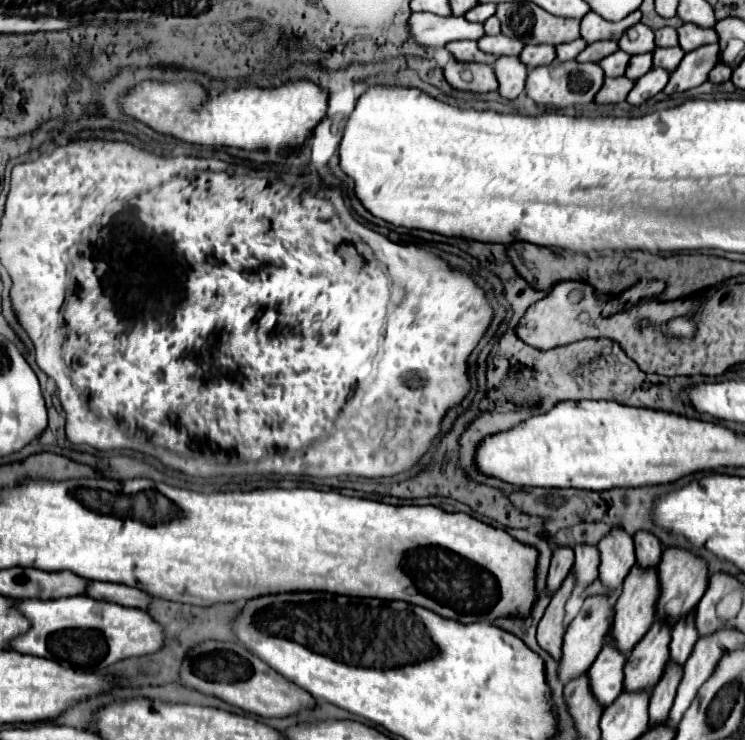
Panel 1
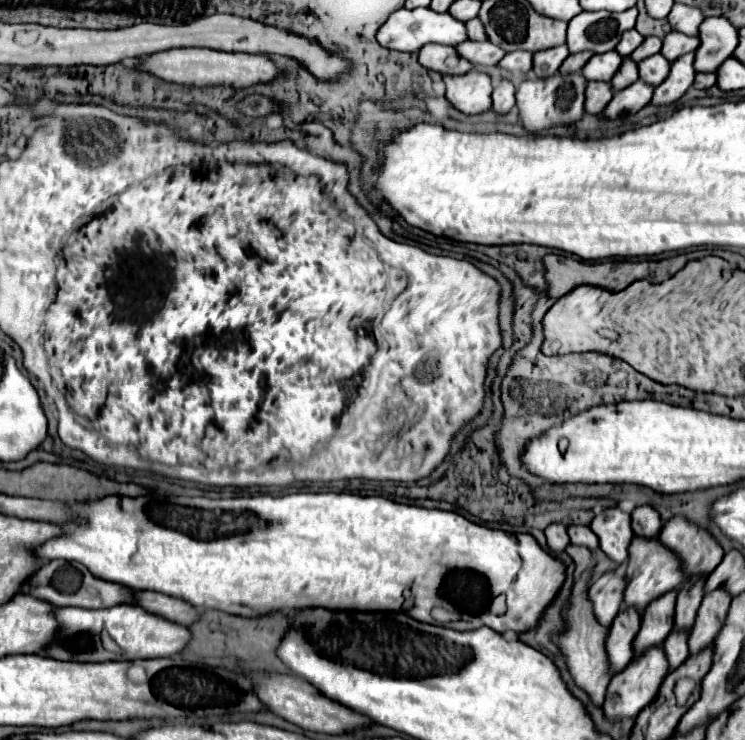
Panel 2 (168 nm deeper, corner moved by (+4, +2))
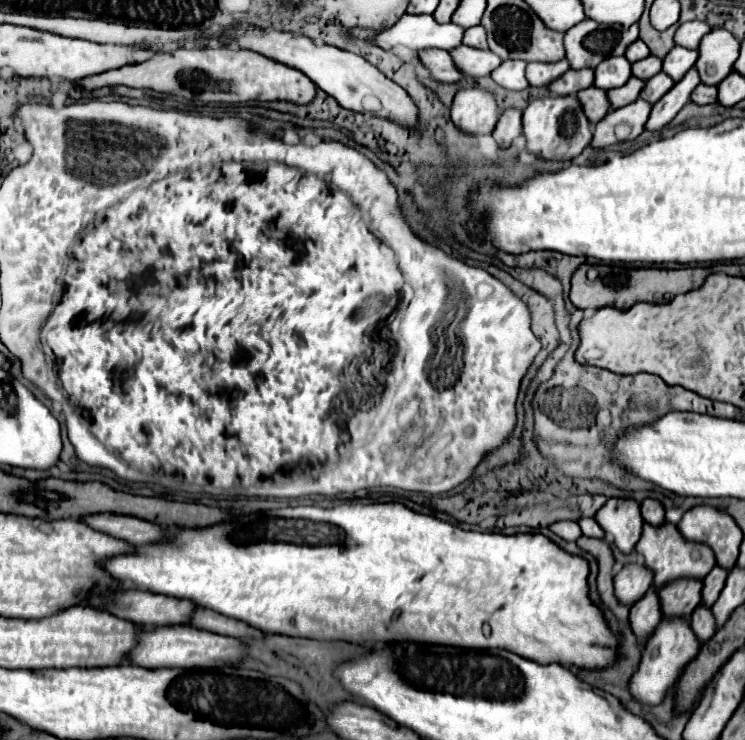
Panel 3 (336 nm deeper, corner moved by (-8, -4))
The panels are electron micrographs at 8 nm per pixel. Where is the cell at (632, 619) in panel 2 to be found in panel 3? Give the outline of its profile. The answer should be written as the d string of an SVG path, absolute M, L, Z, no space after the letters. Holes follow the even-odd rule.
M650 588L630 610L632 630L638 636L638 640L646 640L654 632L660 620L662 620L662 608L660 608L658 590Z

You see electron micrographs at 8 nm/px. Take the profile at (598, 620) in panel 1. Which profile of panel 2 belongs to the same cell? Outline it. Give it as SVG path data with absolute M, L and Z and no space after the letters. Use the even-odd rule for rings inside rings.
M606 572L590 586L588 598L592 602L592 610L598 624L610 628L612 620L622 608L624 588L626 588L626 580L618 578L614 572Z

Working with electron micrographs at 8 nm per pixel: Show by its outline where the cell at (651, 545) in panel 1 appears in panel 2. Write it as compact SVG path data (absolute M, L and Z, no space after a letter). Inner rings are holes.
M638 506L632 512L632 530L636 536L656 538L662 530L662 520L654 508Z

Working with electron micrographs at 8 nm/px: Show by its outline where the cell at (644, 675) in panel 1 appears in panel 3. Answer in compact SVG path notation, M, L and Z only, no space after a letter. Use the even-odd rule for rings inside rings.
M674 580L658 590L664 616L690 616L700 604L702 580Z

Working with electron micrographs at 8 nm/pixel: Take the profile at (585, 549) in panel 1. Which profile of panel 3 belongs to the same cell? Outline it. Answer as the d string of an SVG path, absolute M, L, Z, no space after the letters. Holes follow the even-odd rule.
M580 518L578 520L582 534L590 536L590 538L604 538L604 530L598 526L598 522L594 518Z

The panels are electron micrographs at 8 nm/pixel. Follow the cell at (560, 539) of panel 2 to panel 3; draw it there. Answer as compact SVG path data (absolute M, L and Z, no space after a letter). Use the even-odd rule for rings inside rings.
M562 520L562 522L554 522L552 526L550 526L550 530L556 534L556 536L560 536L560 538L564 538L564 540L578 540L580 538L580 526L578 526L578 522L572 522L572 520Z

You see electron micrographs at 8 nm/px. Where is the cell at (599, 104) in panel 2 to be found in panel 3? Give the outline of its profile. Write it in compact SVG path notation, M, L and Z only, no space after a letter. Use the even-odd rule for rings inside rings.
M596 86L582 90L580 94L576 94L576 98L580 100L590 124L598 124L606 116L606 112L610 110L610 102L608 102L606 92L600 92L600 88L596 88Z

